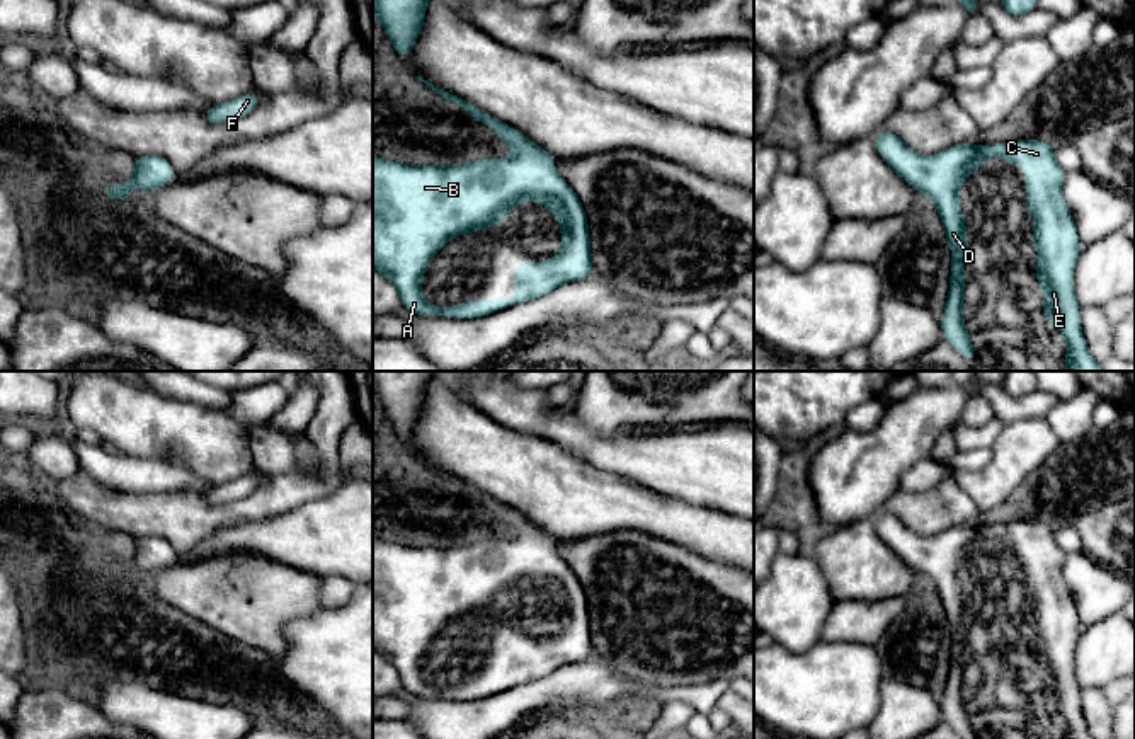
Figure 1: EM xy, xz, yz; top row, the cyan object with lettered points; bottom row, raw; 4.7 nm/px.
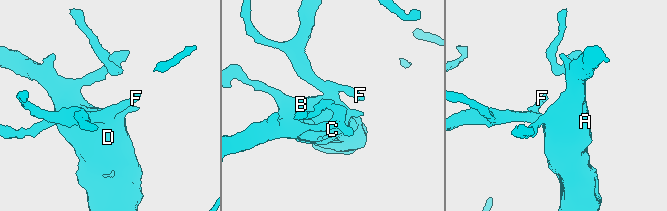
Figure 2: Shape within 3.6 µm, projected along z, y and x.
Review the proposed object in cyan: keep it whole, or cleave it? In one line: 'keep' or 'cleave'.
keep

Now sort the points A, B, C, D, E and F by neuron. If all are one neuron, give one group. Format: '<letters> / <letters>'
A B C D E F

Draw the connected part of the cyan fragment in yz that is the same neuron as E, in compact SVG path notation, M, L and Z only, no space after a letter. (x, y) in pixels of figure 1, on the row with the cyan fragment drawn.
M881 129L873 136L876 152L892 167L892 170L904 179L914 191L921 191L934 203L941 223L944 226L946 242L951 249L951 271L950 271L950 291L944 305L944 313L939 318L943 339L951 344L967 361L975 363L977 354L973 349L972 335L965 329L965 318L961 308L965 305L965 254L970 235L965 228L965 215L958 199L960 186L972 177L972 174L987 163L989 157L1001 155L1009 167L1026 167L1026 189L1024 201L1028 211L1035 218L1035 228L1031 238L1038 254L1038 267L1033 278L1043 289L1043 315L1047 325L1057 329L1067 342L1067 356L1062 361L1065 371L1103 371L1103 366L1091 356L1084 332L1081 327L1081 306L1074 291L1074 271L1077 257L1081 254L1081 240L1075 228L1074 216L1062 196L1062 184L1065 172L1057 162L1055 148L1050 143L1031 138L1011 140L1006 143L985 143L975 146L972 141L960 143L941 150L936 155L922 157L909 148L895 133Z

